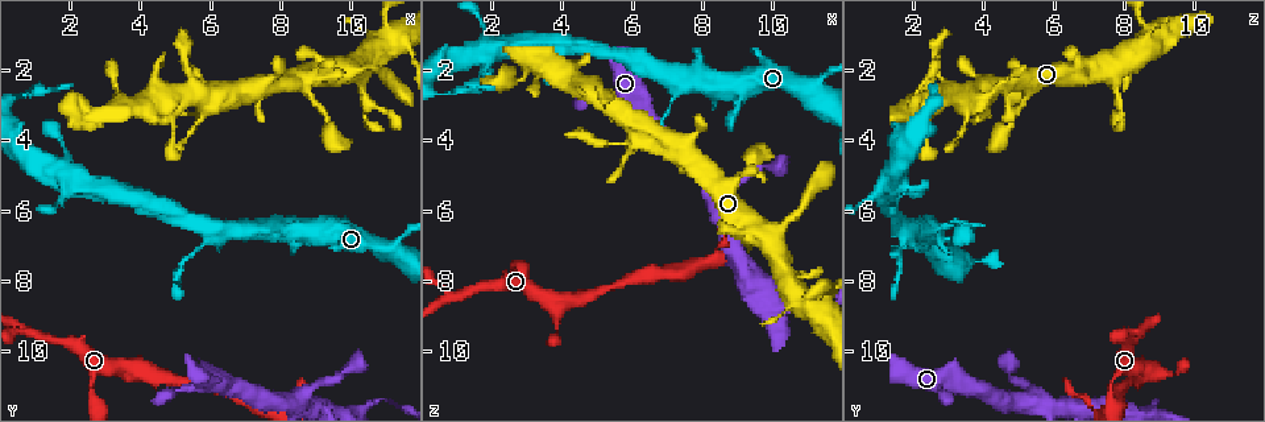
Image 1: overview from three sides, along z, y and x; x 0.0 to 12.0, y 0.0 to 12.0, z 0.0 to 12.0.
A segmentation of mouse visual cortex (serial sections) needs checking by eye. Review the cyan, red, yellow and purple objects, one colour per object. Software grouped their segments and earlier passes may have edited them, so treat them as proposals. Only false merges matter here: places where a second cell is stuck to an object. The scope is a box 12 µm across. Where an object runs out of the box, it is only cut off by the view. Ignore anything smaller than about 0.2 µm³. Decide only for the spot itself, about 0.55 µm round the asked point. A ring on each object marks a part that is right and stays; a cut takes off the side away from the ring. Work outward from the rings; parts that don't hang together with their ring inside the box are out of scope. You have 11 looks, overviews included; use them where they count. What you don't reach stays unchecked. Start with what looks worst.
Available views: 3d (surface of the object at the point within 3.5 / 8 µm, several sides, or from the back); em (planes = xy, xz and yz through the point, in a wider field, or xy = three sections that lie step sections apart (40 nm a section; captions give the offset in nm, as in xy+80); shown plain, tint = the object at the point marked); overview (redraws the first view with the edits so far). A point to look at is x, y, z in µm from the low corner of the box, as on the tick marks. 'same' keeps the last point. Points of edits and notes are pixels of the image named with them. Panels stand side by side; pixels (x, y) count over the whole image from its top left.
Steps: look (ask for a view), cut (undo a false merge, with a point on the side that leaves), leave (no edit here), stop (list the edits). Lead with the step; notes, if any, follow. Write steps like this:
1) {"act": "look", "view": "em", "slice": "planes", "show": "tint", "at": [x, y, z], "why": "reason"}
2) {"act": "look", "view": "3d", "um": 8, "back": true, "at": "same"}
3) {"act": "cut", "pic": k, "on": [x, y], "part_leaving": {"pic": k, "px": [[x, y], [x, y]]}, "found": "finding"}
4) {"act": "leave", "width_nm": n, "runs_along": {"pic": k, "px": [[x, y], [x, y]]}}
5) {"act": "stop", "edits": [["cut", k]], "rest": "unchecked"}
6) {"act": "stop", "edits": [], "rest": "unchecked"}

{"act": "look", "view": "3d", "um": 8, "at": [10.8, 11.4, 9.0], "why": "thick turns thin"}

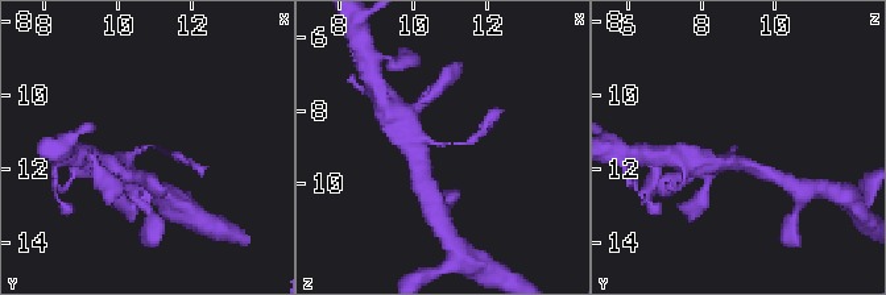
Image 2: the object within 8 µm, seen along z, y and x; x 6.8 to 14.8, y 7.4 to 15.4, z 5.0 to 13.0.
{"act": "look", "view": "3d", "um": 3.5, "at": [10.8, 11.3, 8.9]}

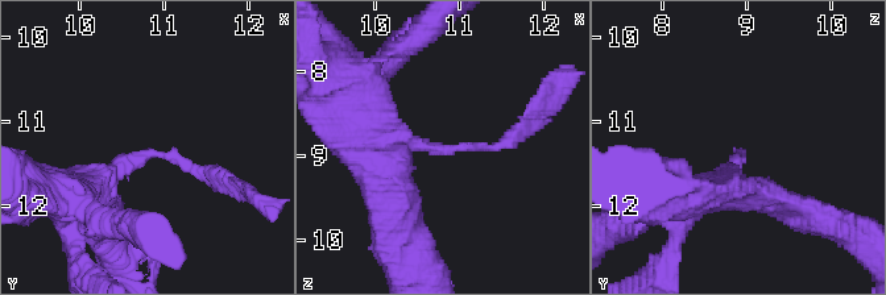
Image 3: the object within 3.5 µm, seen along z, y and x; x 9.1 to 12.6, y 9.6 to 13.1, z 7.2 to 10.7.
{"act": "leave", "arm_widths_nm": [150, 400], "found": "all the same cell"}

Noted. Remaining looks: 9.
{"act": "look", "view": "3d", "um": 8, "at": [0.8, 9.5, 8.5], "why": "three arms meet"}

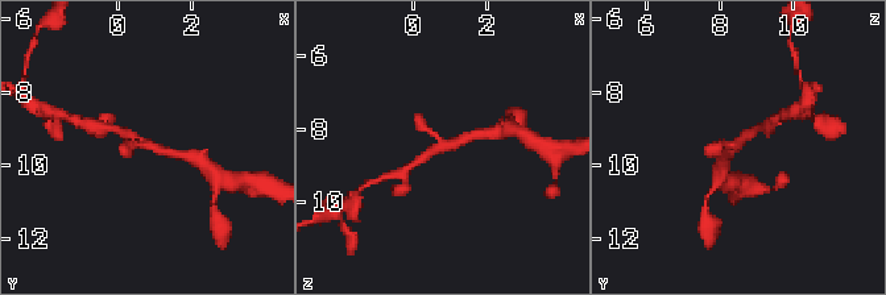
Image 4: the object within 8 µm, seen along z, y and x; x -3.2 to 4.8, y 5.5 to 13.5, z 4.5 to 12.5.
{"act": "look", "view": "em", "slice": "xy", "step": 3, "show": "tint", "at": [0.8, 9.5, 8.4], "arms": 3, "arm_widths_nm": [250, 250, 300], "why": "need the tissue"}

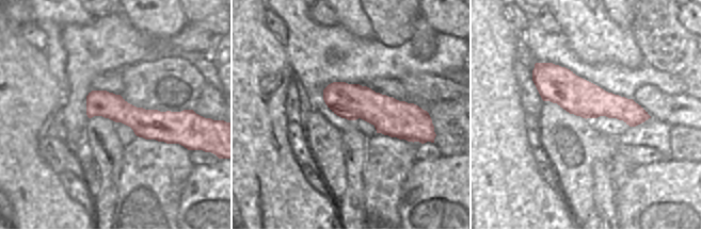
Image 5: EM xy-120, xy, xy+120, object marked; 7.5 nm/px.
{"act": "leave", "found": "all the same cell"}

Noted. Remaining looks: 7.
{"act": "look", "view": "3d", "um": 8, "at": [11.0, 1.0, 8.7], "why": "a narrow waist"}

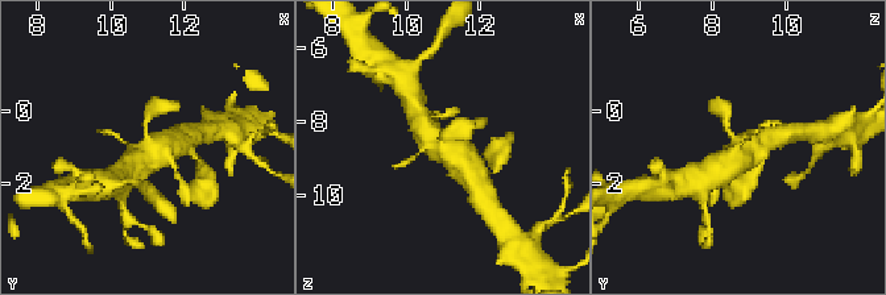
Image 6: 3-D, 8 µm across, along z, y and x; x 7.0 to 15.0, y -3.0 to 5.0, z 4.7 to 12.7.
{"act": "look", "view": "em", "slice": "xy", "step": 2, "show": "tint", "at": [10.9, 0.9, 8.7], "why": "need the tissue"}

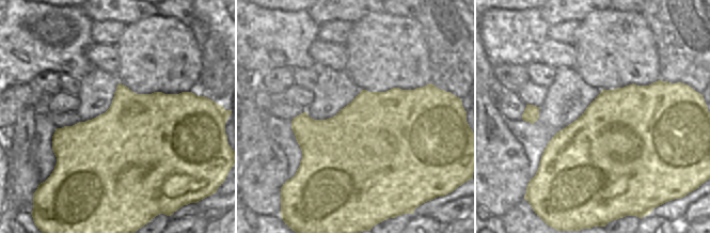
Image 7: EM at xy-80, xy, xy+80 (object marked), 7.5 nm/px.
{"act": "leave", "runs_along": {"pic": 6, "px": [[423, 129], [463, 161], [470, 177]]}, "found": "continuous, no second cell"}

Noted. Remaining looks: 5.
{"act": "look", "view": "3d", "um": 3.5, "at": [2.8, 3.5, 2.3], "why": "abrupt turn"}

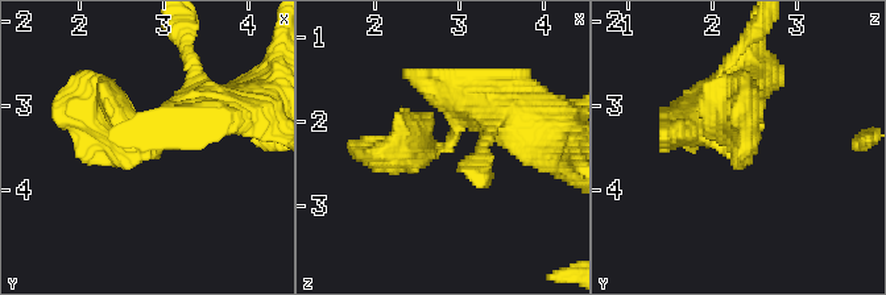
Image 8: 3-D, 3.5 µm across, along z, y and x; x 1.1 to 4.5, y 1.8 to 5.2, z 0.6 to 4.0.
{"act": "look", "view": "em", "slice": "planes", "show": "tint", "at": [2.75, 3.60, 2.30]}

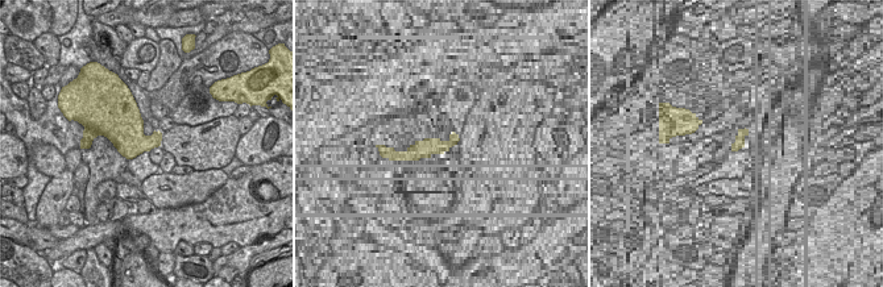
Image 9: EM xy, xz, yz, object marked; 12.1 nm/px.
{"act": "look", "view": "em", "slice": "xy", "step": 3, "show": "tint", "at": "same"}

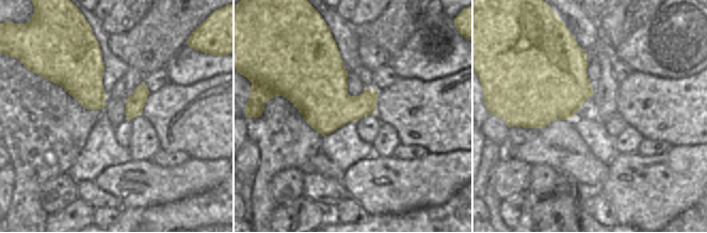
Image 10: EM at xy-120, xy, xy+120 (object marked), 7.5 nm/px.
{"act": "leave", "runs_along": {"pic": 8, "px": [[492, 107], [443, 148], [371, 150]]}, "found": "one cell here"}

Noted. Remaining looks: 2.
{"act": "stop", "edits": [], "rest": "unchecked"}

